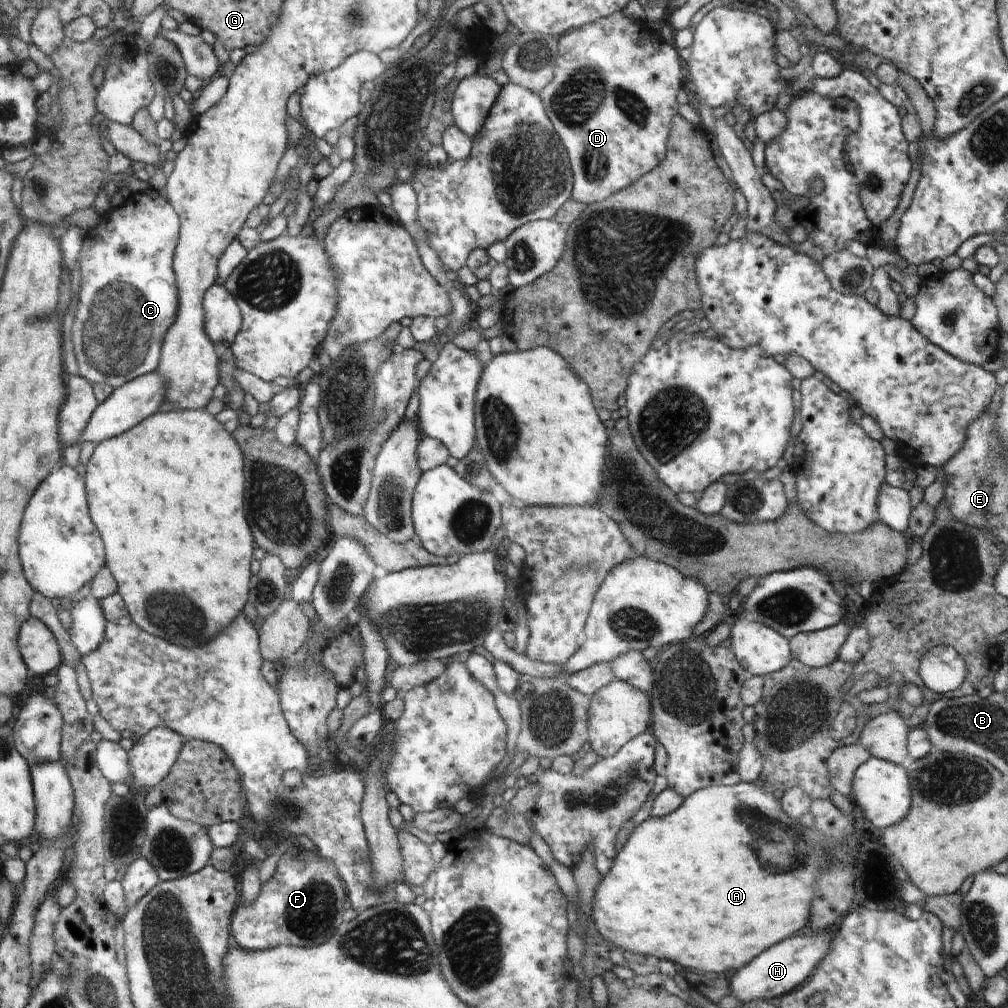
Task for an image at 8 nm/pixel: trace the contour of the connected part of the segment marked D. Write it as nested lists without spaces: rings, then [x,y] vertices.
[[[618,11],[560,37],[556,82],[538,93],[545,104],[548,102],[547,114],[552,114],[560,138],[564,138],[568,154],[572,154],[574,190],[571,198],[582,204],[607,200],[612,193],[632,187],[668,154],[672,117],[680,114],[680,94],[684,94],[685,83],[689,82],[688,61],[674,41],[668,42],[658,28],[654,30],[657,26],[649,21],[627,18],[623,11]]]

